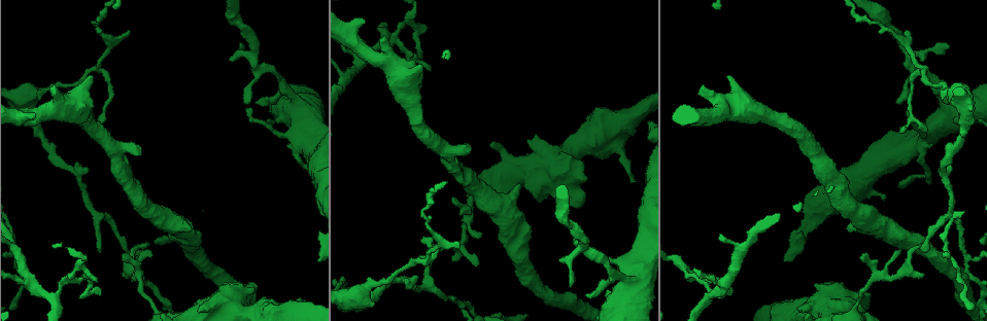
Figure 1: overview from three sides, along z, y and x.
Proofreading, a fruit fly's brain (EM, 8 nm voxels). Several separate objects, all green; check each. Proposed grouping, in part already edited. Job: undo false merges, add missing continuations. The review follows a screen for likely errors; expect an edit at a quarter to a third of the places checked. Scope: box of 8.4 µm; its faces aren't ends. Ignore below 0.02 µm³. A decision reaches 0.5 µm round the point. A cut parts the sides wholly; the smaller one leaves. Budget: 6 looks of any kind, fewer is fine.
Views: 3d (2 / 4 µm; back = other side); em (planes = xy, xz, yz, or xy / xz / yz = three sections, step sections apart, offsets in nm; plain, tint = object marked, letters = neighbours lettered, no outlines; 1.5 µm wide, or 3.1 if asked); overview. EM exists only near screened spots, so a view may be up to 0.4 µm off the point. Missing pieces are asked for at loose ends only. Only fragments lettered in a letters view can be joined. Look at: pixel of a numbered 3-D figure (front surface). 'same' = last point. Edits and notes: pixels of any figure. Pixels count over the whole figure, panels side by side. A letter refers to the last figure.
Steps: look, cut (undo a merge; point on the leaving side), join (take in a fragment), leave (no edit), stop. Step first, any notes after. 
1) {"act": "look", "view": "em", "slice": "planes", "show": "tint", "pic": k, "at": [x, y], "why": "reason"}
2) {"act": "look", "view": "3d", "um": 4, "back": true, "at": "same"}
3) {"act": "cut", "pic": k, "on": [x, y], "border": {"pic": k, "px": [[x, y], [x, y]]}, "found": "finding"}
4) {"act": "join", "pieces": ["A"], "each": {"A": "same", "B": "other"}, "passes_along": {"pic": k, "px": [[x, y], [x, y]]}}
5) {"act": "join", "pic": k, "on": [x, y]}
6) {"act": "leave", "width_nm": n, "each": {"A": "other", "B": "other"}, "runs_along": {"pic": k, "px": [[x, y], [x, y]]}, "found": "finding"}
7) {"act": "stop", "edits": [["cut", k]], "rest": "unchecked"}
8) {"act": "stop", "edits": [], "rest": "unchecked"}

{"act": "look", "view": "em", "slice": "yz", "step": 8, "show": "tint", "pic": 1, "at": [241, 43], "why": "an open end"}

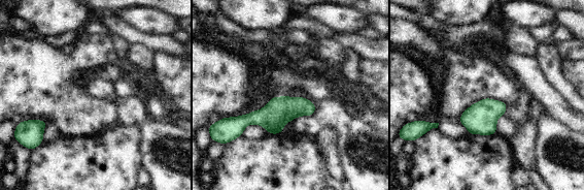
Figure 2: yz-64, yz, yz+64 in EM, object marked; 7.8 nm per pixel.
{"act": "look", "view": "em", "slice": "yz", "step": 8, "show": "letters", "at": "same", "why": "what lies round it"}

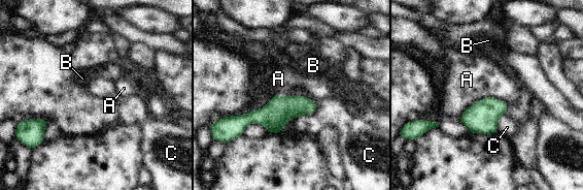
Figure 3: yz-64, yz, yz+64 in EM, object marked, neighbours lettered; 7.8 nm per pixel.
{"act": "leave", "width_nm": 220, "each": {"A": "other", "B": "other", "C": "other"}, "runs_along": {"pic": 3, "px": [[313, 104], [235, 121]]}, "found": "none of them fits"}

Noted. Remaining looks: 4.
{"act": "look", "view": "3d", "um": 4, "pic": 1, "at": [922, 251], "why": "branch stops here"}

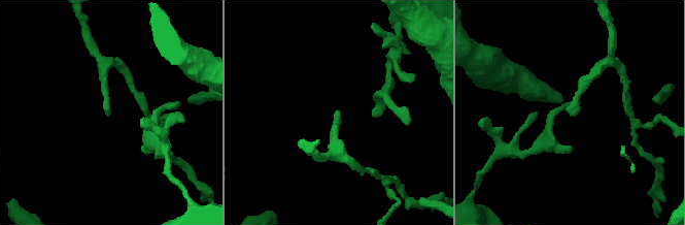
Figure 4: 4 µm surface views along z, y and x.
{"act": "look", "view": "em", "slice": "xy", "step": 8, "show": "letters", "pic": 4, "at": [338, 115], "why": "need the tissue"}

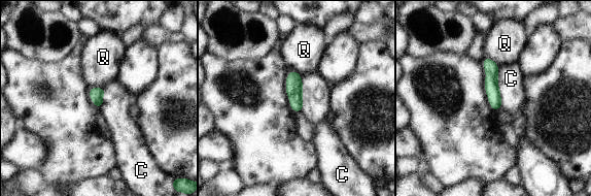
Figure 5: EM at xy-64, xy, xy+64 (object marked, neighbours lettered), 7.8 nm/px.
{"act": "leave", "each": {"C": "other", "Q": "other"}, "runs_along": {"pic": 5, "px": [[485, 61], [491, 68], [495, 106]]}, "found": "none of them fits"}

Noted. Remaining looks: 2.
{"act": "look", "view": "em", "slice": "planes", "show": "letters", "pic": 1, "at": [304, 300], "why": "tapers out"}

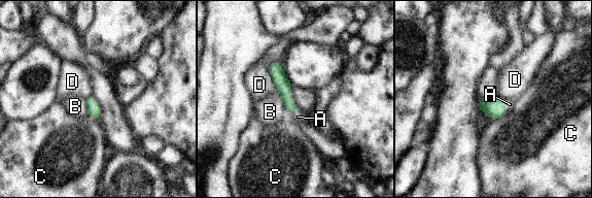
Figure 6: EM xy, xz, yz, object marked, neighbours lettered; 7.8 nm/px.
{"act": "join", "pieces": ["A"], "each": {"A": "same", "B": "other", "C": "other", "D": "other"}, "passes_along": {"pic": 6, "px": [[495, 108], [505, 106], [510, 104]]}, "found": "the neuron continues"}

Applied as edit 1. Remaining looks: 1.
{"act": "stop", "edits": [["join", 6]], "rest": "unchecked"}

